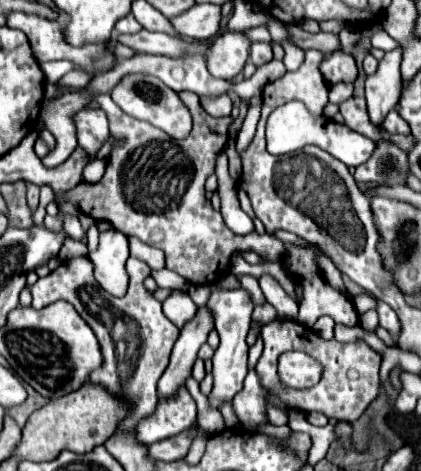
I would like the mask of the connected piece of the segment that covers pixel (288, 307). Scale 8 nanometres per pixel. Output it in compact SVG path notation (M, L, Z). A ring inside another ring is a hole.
M264 274L264 276L260 276L258 282L260 282L260 288L262 288L264 296L266 296L266 302L276 308L278 318L282 318L282 320L296 320L296 316L298 316L298 304L296 304L296 300L276 282L276 278L270 276L270 274Z

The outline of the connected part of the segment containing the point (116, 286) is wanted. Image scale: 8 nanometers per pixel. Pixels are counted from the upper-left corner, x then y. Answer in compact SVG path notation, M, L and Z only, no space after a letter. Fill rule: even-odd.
M100 232L98 248L88 252L98 284L112 296L124 296L128 290L128 256L128 238L122 232Z

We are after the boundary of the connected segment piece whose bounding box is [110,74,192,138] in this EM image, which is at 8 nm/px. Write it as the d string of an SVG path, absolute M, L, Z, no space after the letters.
M126 74L110 92L112 100L130 116L146 120L154 126L160 126L168 136L172 138L186 138L190 128L192 128L192 118L188 108L184 108L184 104L180 102L178 94L168 88L162 80L158 80L156 76L150 74Z

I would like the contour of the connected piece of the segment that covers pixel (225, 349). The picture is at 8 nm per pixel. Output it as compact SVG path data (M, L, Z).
M218 282L210 286L210 298L206 302L206 308L210 310L214 318L214 328L218 330L220 344L212 356L212 374L214 374L214 388L208 396L210 404L218 408L222 402L228 402L234 398L236 392L240 392L240 384L244 382L244 372L248 372L248 344L246 344L246 334L250 330L250 316L254 310L254 304L250 302L250 296L246 290L236 288L236 290L226 290L220 288Z

